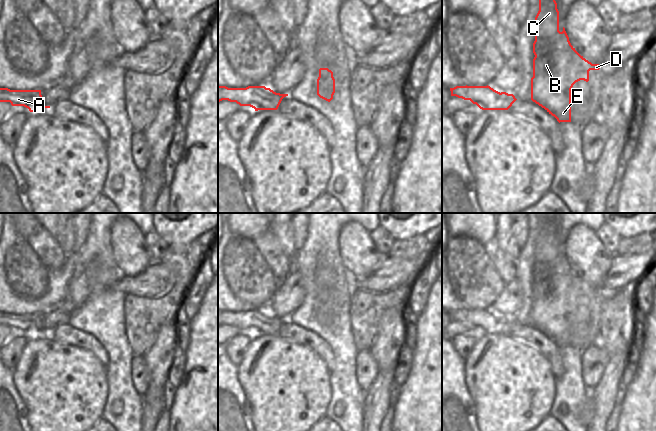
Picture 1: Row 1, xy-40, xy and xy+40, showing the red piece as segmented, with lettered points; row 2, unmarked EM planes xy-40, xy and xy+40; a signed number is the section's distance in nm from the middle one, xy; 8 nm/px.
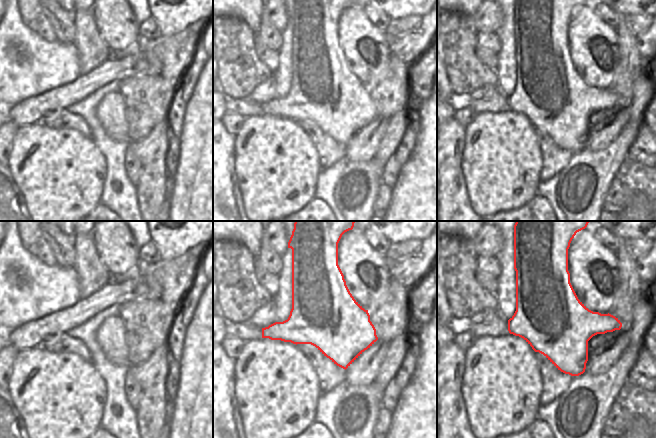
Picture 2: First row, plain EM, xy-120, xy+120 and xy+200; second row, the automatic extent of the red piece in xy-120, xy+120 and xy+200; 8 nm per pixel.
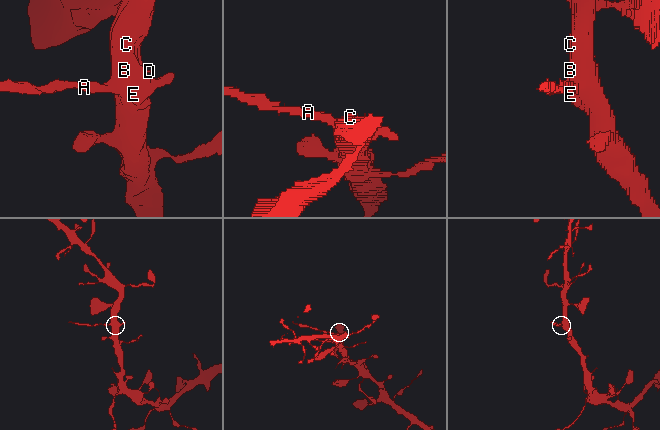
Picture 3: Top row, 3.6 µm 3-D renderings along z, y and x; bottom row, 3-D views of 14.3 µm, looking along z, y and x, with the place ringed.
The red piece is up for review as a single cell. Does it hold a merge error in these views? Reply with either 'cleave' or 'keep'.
cleave

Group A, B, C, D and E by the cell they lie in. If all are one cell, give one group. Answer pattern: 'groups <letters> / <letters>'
groups A / B C D E

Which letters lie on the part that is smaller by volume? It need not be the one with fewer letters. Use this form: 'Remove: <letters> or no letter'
Remove: A

